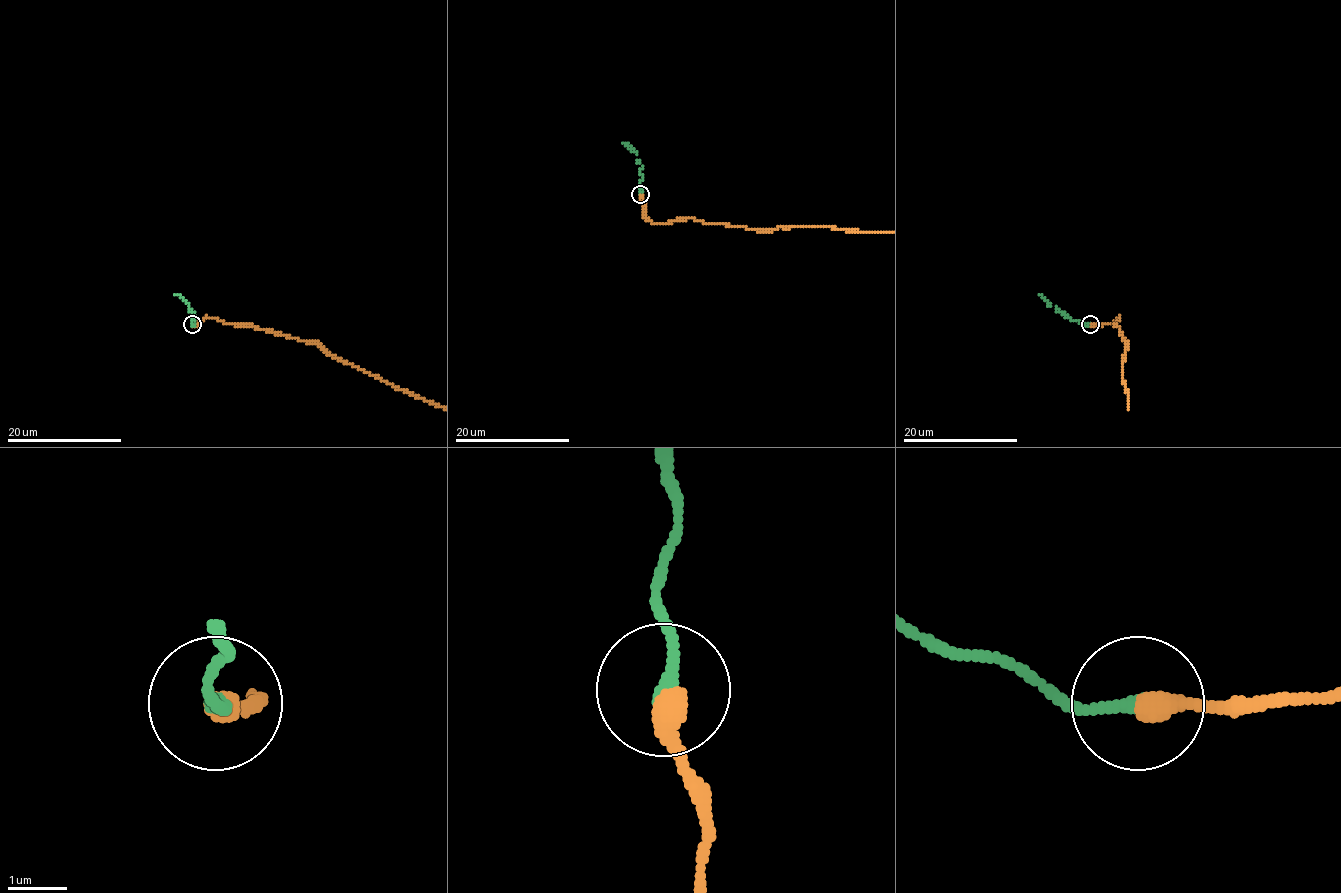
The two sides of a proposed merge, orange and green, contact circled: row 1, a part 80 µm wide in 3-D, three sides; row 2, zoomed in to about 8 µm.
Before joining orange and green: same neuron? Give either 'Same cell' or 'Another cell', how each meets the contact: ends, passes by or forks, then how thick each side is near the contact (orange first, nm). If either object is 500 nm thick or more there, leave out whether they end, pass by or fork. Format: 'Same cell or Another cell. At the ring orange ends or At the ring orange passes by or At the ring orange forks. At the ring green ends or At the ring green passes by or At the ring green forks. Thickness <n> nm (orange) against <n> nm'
Same cell. At the ring orange ends. At the ring green ends. Thickness 400 nm (orange) against 220 nm

